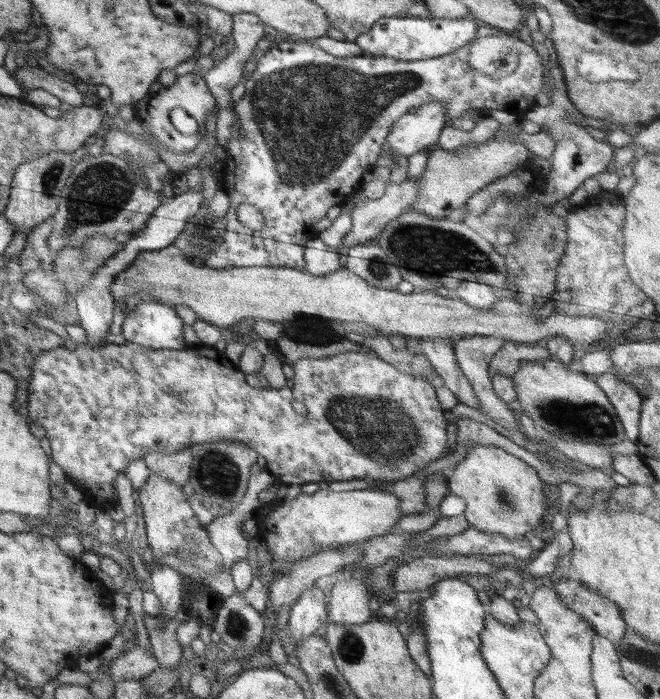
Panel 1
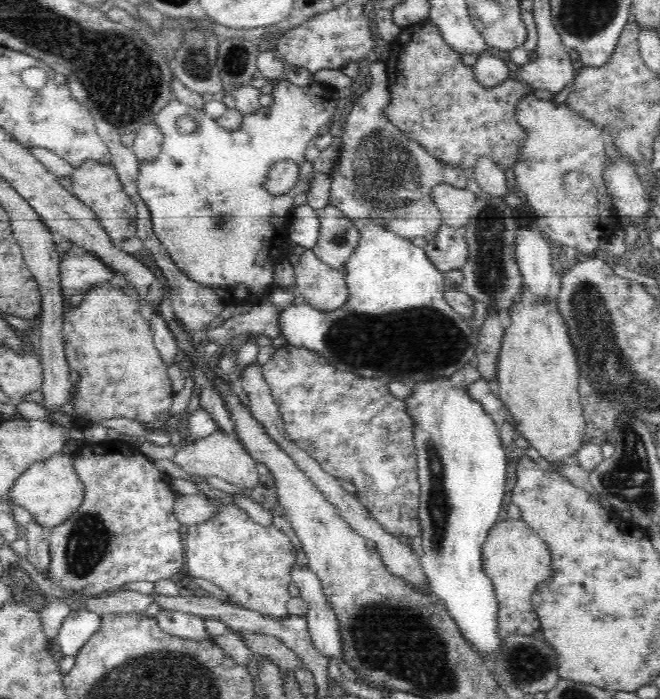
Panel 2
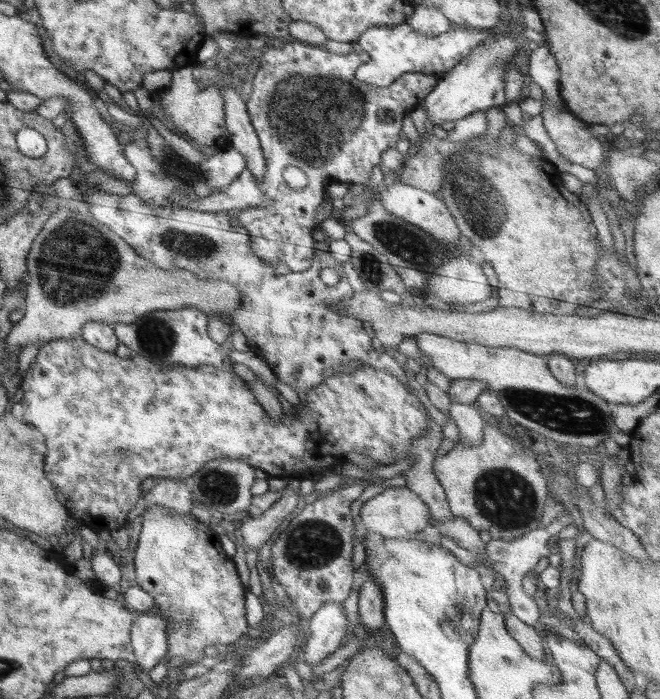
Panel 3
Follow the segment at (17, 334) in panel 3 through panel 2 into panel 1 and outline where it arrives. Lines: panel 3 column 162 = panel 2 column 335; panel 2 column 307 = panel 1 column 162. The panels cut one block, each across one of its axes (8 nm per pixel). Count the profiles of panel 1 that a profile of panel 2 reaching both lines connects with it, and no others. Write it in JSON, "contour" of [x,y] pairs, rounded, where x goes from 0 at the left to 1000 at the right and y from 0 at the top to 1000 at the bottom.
{"contour":[[[262,349],[247,356],[209,363],[203,369],[203,375],[188,389],[179,389],[179,395],[173,398],[173,403],[167,409],[167,419],[170,419],[173,429],[185,426],[191,431],[205,418],[224,419],[233,429],[261,439],[267,435],[282,435],[285,441],[291,441],[300,455],[320,461],[339,474],[352,464],[367,458],[367,455],[379,459],[400,456],[421,464],[438,461],[452,451],[479,451],[494,458],[555,461],[555,464],[561,464],[561,466],[579,475],[579,479],[585,479],[586,484],[606,476],[615,484],[630,482],[633,486],[656,482],[673,484],[674,486],[685,484],[689,488],[697,488],[703,482],[733,479],[755,482],[764,489],[809,494],[824,492],[827,486],[841,484],[842,479],[855,479],[865,486],[867,494],[882,498],[888,504],[900,499],[908,489],[918,489],[917,484],[924,476],[924,466],[918,466],[918,461],[912,461],[912,455],[900,455],[900,452],[858,452],[858,449],[839,448],[827,455],[815,456],[806,452],[803,442],[798,442],[779,426],[756,429],[745,441],[736,443],[736,441],[715,441],[688,422],[671,425],[662,416],[624,416],[620,421],[609,421],[602,413],[579,415],[561,408],[548,396],[524,383],[515,383],[494,393],[474,393],[461,386],[433,381],[345,382],[336,385],[312,381],[297,382],[279,366],[276,358]]]}

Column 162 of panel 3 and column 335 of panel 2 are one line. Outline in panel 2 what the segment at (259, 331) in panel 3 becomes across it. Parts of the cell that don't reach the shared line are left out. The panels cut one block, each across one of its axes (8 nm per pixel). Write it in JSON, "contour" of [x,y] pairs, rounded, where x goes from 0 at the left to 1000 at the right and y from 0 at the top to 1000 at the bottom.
{"contour":[[[483,312],[480,348],[471,355],[488,373],[524,392],[524,378],[542,353],[545,332],[541,316],[530,312]]]}

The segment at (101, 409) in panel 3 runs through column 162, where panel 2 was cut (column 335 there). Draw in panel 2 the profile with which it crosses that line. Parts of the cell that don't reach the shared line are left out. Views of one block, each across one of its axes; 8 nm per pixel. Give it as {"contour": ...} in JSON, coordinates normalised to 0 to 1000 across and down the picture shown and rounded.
{"contour":[[[435,491],[424,499],[418,501],[414,512],[406,516],[400,524],[398,538],[409,555],[412,567],[415,568],[415,577],[421,581],[427,602],[430,602],[430,611],[436,624],[448,632],[448,635],[465,647],[473,655],[483,661],[483,665],[502,681],[506,681],[512,687],[524,687],[533,691],[539,697],[539,711],[545,720],[548,720],[561,735],[588,760],[598,768],[608,765],[620,770],[636,767],[638,753],[635,745],[635,724],[638,710],[638,694],[635,692],[635,672],[630,667],[630,641],[627,641],[627,601],[618,594],[615,587],[614,572],[608,569],[597,569],[588,558],[585,549],[579,549],[576,544],[558,544],[558,541],[542,541],[536,535],[524,535],[518,529],[509,529],[509,524],[497,519],[488,509],[483,509],[473,501],[464,498],[453,498],[444,495],[444,492]]]}

